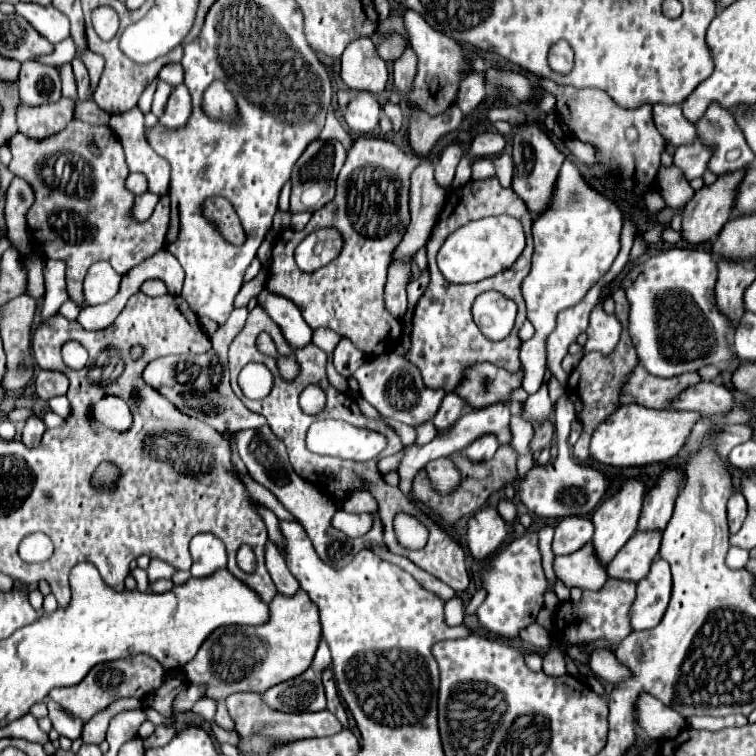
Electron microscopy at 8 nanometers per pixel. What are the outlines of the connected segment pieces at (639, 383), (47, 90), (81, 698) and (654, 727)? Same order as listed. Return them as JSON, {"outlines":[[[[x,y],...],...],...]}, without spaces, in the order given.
{"outlines":[[[[637,366],[623,392],[635,396],[637,404],[647,408],[669,408],[669,402],[679,394],[679,390],[699,382],[699,374],[681,374],[679,378],[659,378],[649,374],[643,366]]],[[[23,62],[19,72],[19,94],[27,106],[41,106],[61,98],[59,72],[53,66]]],[[[139,654],[139,656],[129,656],[123,660],[113,660],[113,662],[103,662],[89,670],[89,674],[83,678],[83,682],[71,686],[71,688],[53,688],[49,696],[69,714],[81,718],[87,722],[91,716],[101,712],[105,706],[109,706],[113,700],[123,698],[123,696],[137,696],[143,698],[151,694],[155,688],[161,686],[161,680],[165,676],[165,668],[151,658],[149,654]]],[[[645,692],[637,700],[637,724],[648,738],[675,738],[686,728],[686,720],[671,706],[665,706],[660,700]]]]}

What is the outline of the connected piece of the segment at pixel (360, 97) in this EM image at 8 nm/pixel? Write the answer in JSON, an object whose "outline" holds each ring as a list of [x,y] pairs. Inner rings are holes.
{"outline":[[[363,92],[353,94],[345,112],[345,122],[353,132],[373,134],[379,128],[379,118],[381,118],[381,104],[373,94]]]}

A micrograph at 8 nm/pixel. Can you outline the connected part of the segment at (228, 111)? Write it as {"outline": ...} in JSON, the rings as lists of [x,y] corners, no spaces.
{"outline":[[[213,82],[205,90],[203,104],[203,110],[207,110],[211,118],[235,118],[235,102],[231,98],[231,92],[223,86],[223,82]]]}

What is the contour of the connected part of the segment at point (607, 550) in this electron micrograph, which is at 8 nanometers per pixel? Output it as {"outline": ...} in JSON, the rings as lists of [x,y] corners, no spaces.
{"outline":[[[625,478],[623,484],[621,484],[621,488],[595,508],[595,512],[591,516],[591,522],[595,524],[595,534],[593,534],[591,542],[595,546],[595,552],[597,552],[597,558],[601,560],[601,564],[609,564],[609,560],[635,534],[637,520],[639,520],[639,514],[641,514],[643,496],[645,496],[645,484],[643,484],[643,480],[639,480],[639,478]]]}

